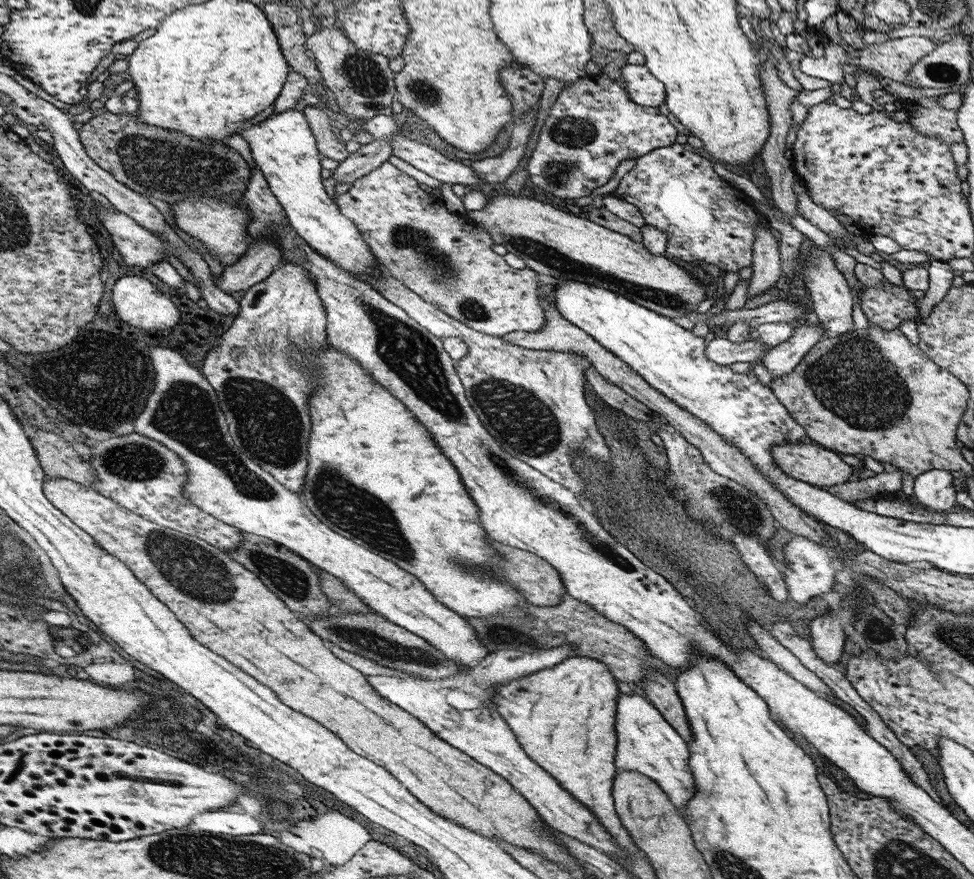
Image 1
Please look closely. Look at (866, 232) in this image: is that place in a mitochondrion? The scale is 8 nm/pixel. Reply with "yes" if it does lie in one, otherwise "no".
no

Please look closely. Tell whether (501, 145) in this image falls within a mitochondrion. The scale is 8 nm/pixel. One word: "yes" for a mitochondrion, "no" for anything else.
no

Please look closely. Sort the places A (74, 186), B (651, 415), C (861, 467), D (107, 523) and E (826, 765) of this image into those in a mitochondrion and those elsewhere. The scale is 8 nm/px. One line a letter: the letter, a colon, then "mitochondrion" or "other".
A: other
B: other
C: other
D: other
E: other

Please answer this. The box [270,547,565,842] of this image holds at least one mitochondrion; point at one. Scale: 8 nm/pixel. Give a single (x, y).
(376, 644)

